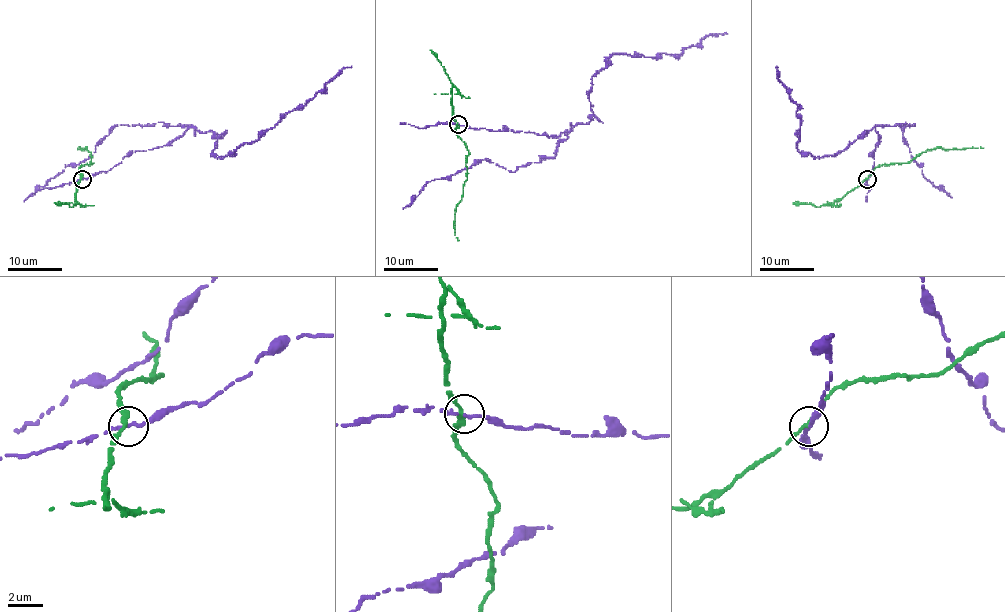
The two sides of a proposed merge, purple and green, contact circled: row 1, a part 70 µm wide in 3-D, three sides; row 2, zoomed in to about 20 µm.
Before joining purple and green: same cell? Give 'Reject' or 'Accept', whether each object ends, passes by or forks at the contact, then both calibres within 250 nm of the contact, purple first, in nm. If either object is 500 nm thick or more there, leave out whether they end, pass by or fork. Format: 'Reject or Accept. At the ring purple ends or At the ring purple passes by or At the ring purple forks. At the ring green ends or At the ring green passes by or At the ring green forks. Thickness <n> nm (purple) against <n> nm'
Reject. At the ring purple passes by. At the ring green passes by. Thickness 180 nm (purple) against 240 nm

